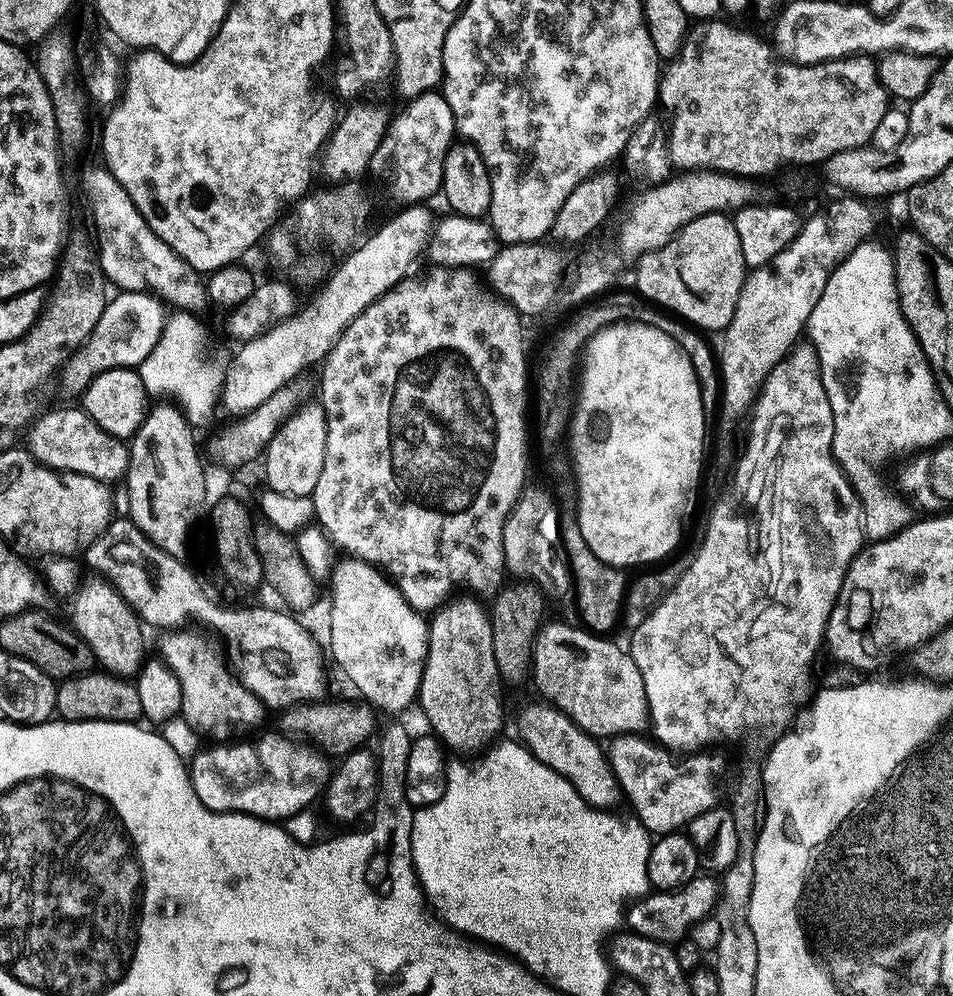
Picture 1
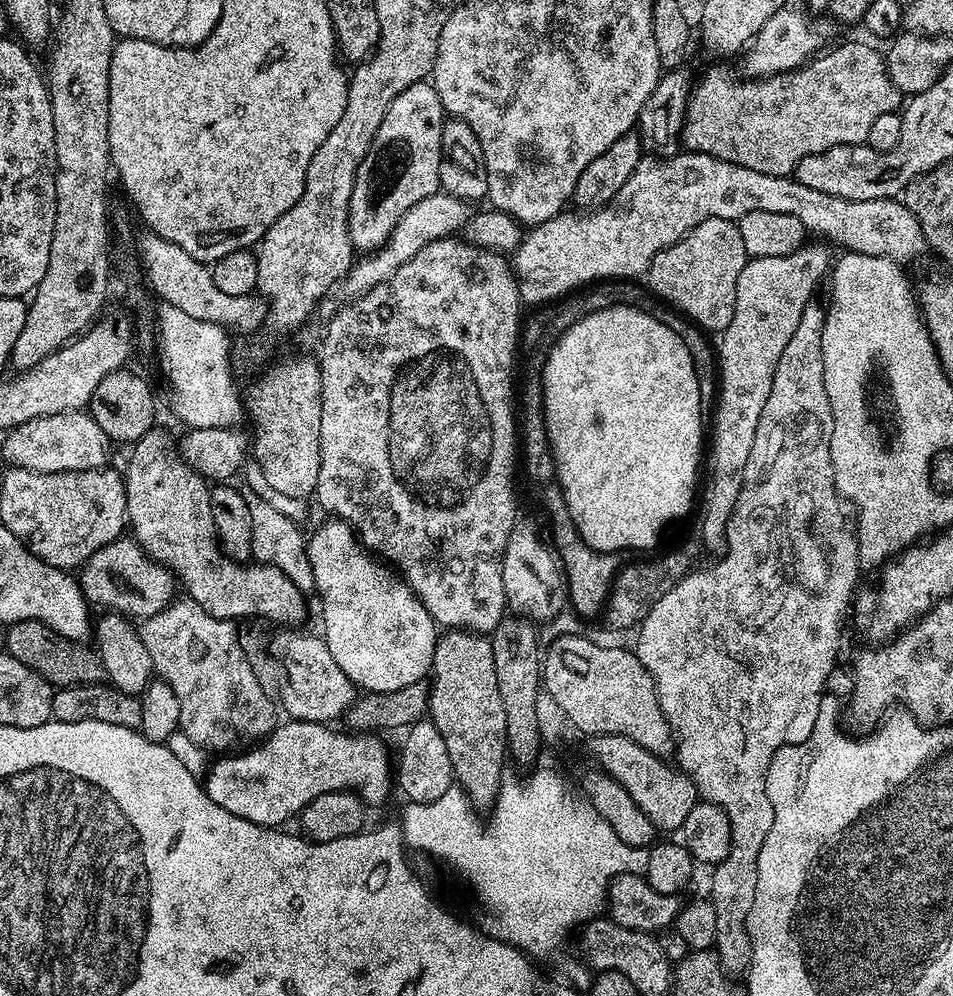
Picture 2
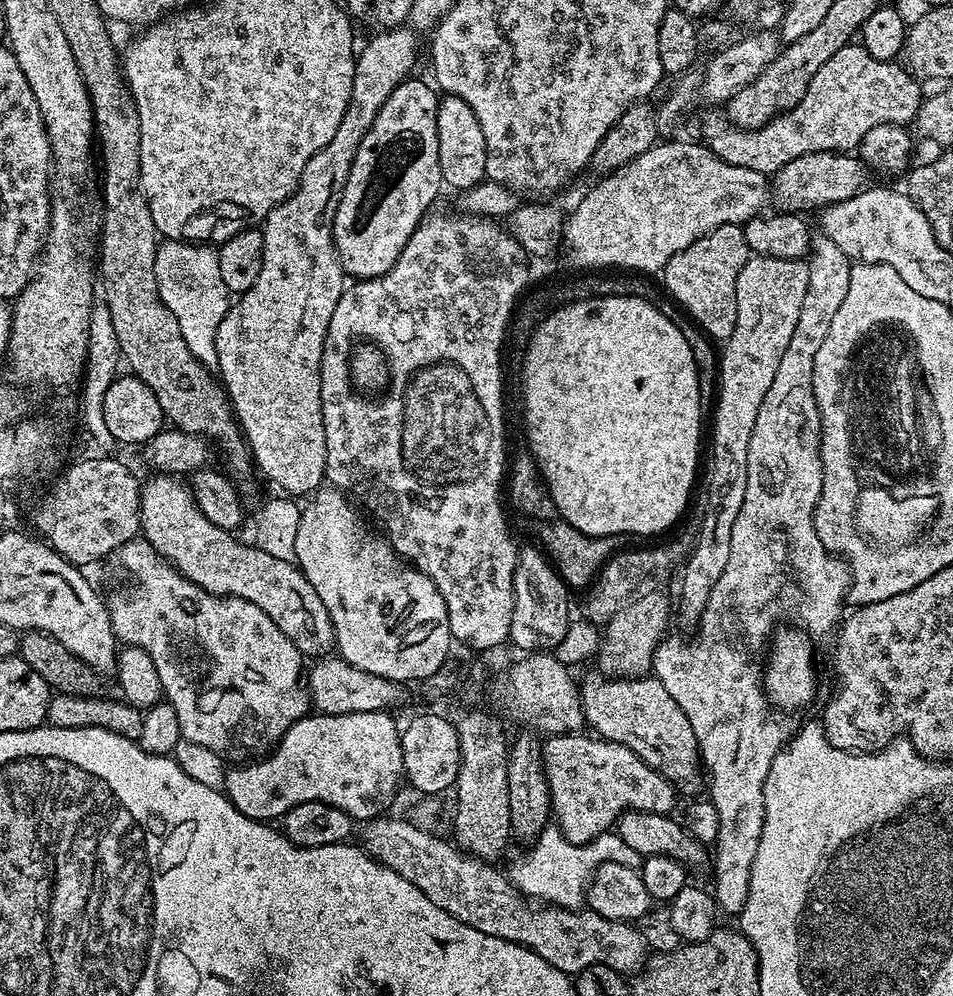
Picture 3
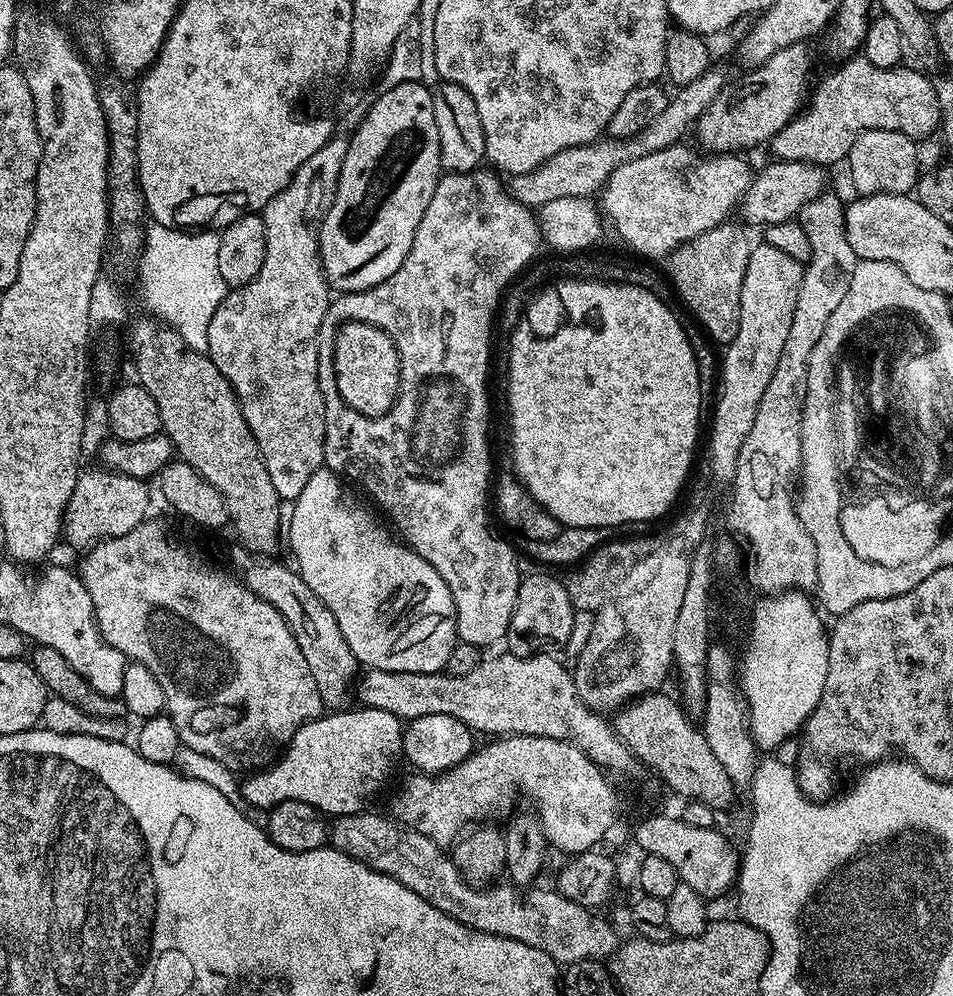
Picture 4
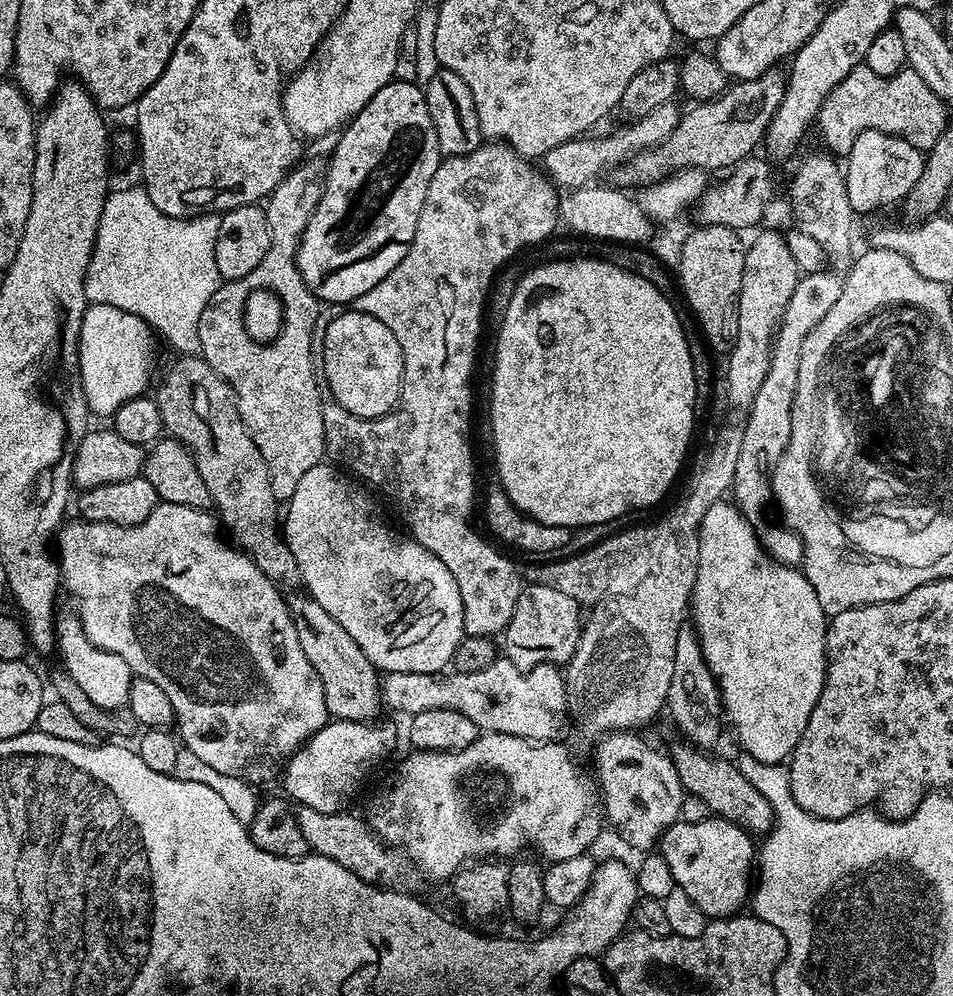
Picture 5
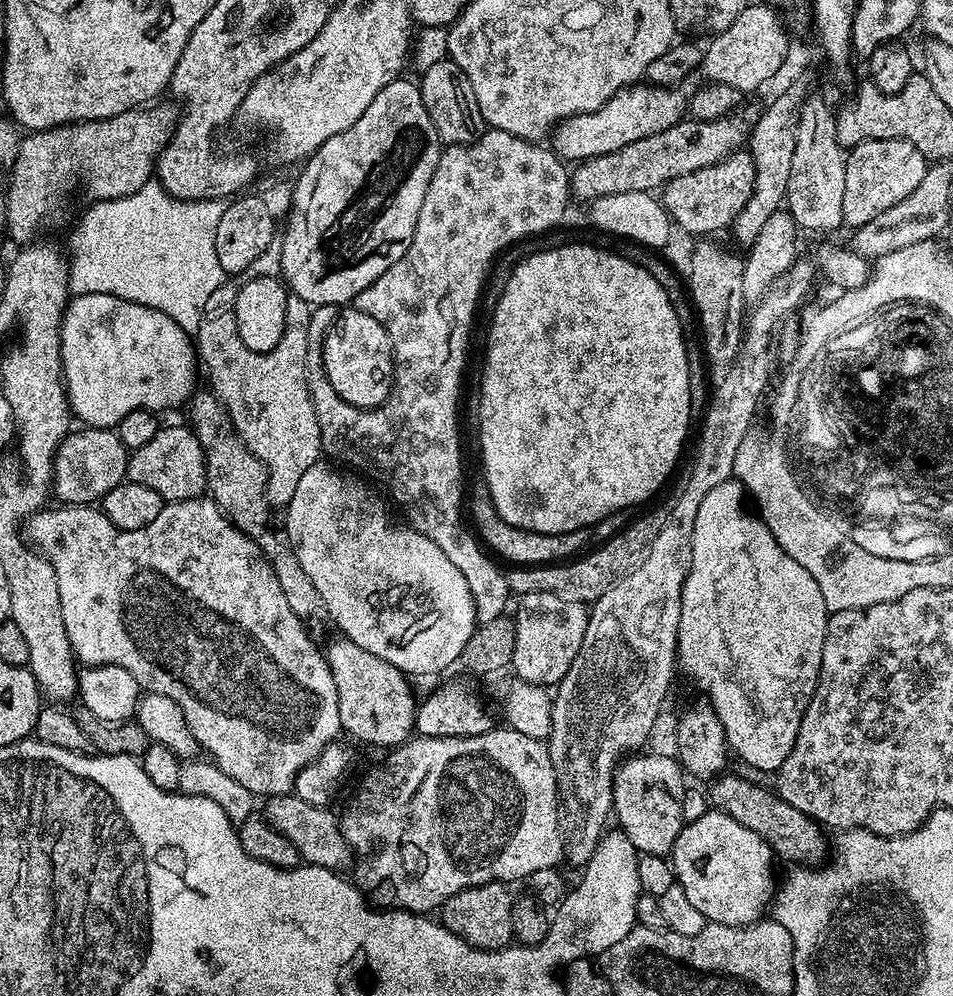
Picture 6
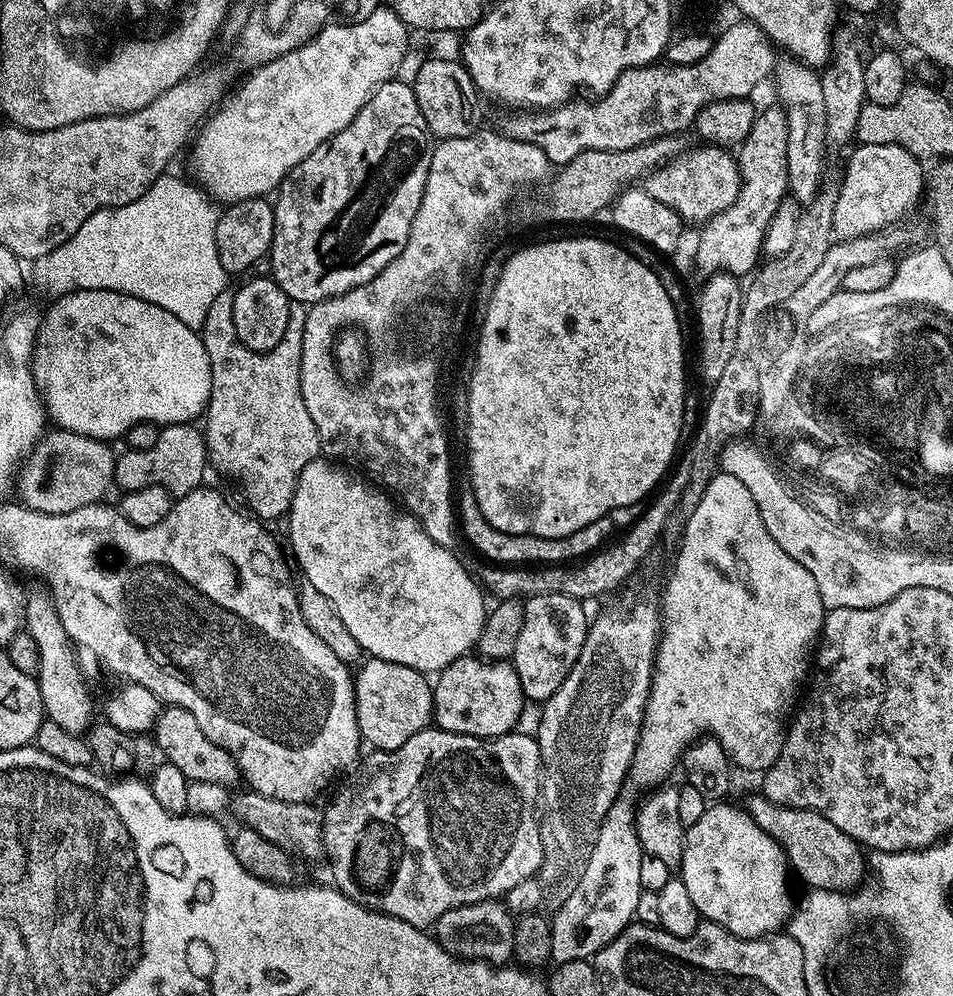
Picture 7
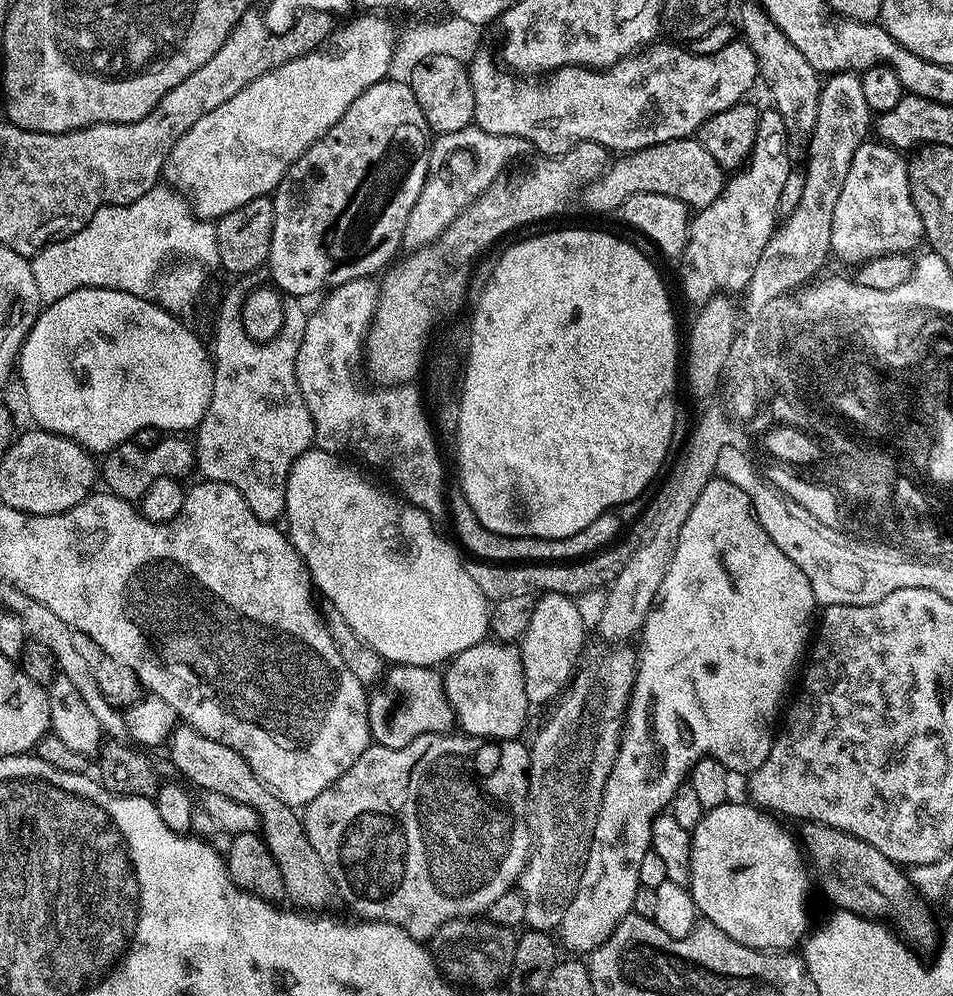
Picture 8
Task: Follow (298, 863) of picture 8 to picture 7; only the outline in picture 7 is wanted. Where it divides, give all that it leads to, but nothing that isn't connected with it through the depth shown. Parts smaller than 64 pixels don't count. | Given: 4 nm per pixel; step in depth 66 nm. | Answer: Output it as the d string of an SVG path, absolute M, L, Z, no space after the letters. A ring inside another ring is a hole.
M175 706L161 707L156 714L154 739L159 755L167 763L178 766L178 770L182 770L182 774L190 782L197 780L225 786L241 783L242 777L232 755L214 742L210 742L210 738L206 738L206 734L198 730L198 722L194 722L190 710Z

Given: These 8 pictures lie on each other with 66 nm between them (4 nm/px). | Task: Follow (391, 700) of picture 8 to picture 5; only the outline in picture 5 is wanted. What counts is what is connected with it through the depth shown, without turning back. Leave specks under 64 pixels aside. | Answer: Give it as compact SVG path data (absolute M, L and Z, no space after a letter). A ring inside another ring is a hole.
M289 597L289 612L295 629L298 630L298 640L305 651L306 658L314 666L323 683L323 692L326 694L326 706L329 715L335 720L373 721L377 716L378 706L382 704L380 691L380 674L373 663L362 653L354 638L347 634L338 622L318 604L312 597Z

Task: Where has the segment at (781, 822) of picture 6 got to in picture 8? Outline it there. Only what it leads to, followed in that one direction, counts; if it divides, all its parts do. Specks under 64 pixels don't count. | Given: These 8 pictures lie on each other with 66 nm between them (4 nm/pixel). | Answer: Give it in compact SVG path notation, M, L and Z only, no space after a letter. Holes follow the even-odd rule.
M804 822L799 828L798 840L811 879L815 887L816 884L820 887L821 894L830 903L836 904L832 906L845 912L857 912L860 916L883 918L891 922L899 935L917 949L937 947L936 920L931 910L920 901L921 893L913 888L909 873L901 865L874 850L870 842L862 842L862 838L854 838L854 834L846 834L834 826Z

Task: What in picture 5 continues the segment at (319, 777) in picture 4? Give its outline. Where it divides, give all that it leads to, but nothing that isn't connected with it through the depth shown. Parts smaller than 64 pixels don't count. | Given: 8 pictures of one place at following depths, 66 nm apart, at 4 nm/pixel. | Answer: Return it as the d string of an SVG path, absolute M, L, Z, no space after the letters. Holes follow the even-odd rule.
M335 720L324 725L322 730L318 730L309 738L304 745L302 745L295 755L291 756L287 764L284 765L282 769L282 781L284 780L284 788L288 793L286 793L287 799L289 801L295 802L297 805L309 808L310 810L318 810L322 814L334 814L335 812L345 811L349 806L348 803L352 800L352 795L359 790L364 784L364 779L383 762L384 758L389 754L390 750L393 748L396 742L396 732L388 724L378 724L379 722L367 722L362 721L344 721Z

